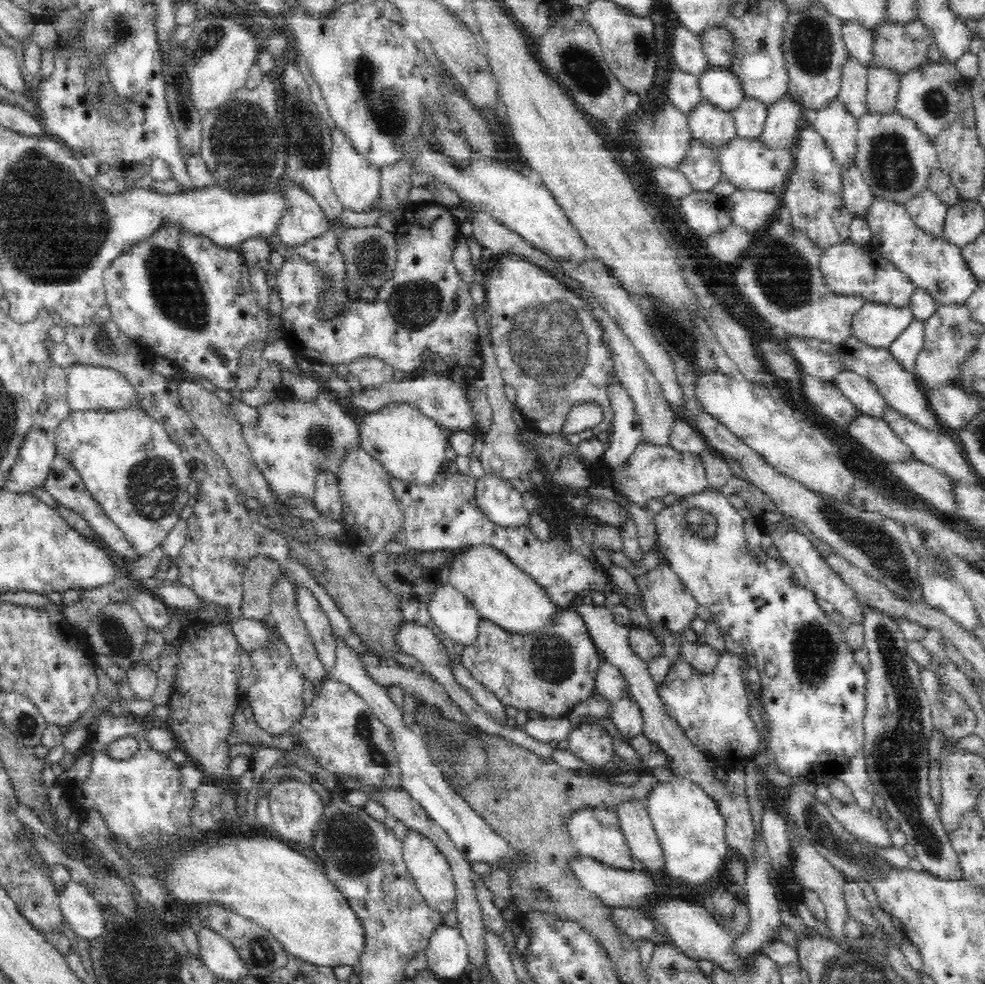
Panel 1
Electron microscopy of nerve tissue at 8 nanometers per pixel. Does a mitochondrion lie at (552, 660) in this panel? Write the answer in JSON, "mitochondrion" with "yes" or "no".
{"mitochondrion":"yes"}

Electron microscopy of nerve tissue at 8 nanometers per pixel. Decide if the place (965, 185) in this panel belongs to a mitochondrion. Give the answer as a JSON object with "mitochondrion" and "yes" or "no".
{"mitochondrion":"no"}

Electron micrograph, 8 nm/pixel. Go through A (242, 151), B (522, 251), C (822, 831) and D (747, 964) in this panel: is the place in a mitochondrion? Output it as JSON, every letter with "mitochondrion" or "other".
{"A":"mitochondrion","B":"other","C":"mitochondrion","D":"other"}

